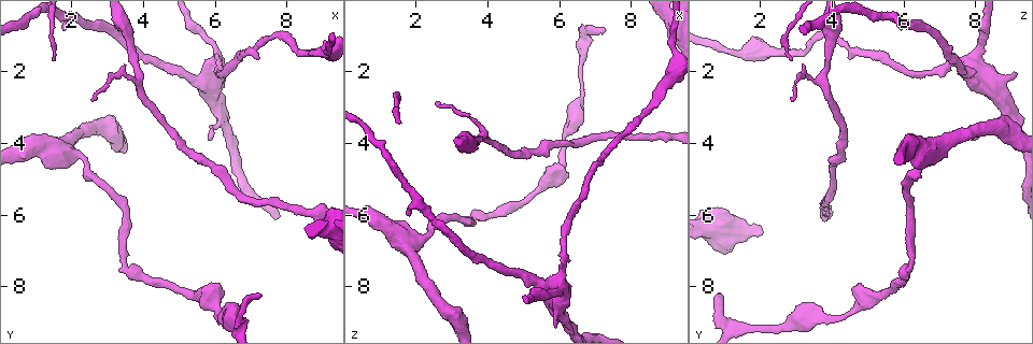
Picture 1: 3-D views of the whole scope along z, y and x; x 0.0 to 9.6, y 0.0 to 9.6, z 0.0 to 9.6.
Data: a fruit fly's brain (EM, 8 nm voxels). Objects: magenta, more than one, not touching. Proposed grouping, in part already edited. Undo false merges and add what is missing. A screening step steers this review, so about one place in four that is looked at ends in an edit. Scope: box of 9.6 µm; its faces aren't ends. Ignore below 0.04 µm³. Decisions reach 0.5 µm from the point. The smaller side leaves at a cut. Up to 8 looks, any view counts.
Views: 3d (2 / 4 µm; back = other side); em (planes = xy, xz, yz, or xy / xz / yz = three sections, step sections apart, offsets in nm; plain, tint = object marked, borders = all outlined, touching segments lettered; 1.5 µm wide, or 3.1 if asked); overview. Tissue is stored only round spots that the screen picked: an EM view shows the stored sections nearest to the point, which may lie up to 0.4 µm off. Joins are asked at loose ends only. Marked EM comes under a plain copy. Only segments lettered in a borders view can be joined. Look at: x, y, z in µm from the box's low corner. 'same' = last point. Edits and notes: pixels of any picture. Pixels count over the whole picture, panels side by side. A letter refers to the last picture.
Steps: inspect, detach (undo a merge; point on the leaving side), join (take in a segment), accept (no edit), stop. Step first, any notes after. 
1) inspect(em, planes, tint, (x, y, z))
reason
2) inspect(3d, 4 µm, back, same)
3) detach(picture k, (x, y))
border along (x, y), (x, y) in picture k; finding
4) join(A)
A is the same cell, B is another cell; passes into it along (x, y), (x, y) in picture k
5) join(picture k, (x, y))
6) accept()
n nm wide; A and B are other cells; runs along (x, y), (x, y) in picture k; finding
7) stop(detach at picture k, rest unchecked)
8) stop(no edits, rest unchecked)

inspect(em, planes, borders, (7.30, 8.15, 0.85))
free end

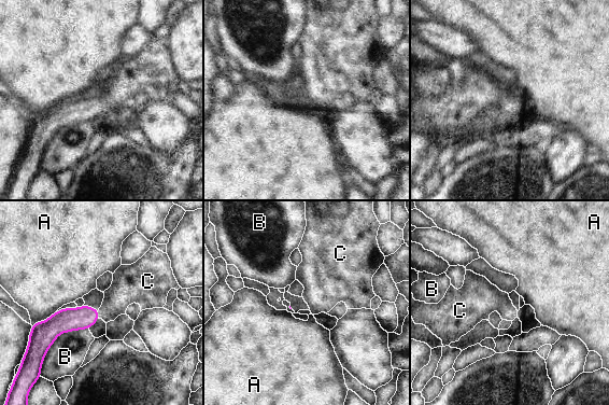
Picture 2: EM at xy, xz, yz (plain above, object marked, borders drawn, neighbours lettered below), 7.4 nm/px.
join(C)
C is the same cell, A and B are other cells; passes into it along (66, 320), (98, 315), (123, 292) in picture 2; the cell continues

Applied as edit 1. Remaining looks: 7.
inspect(overview)
redraw

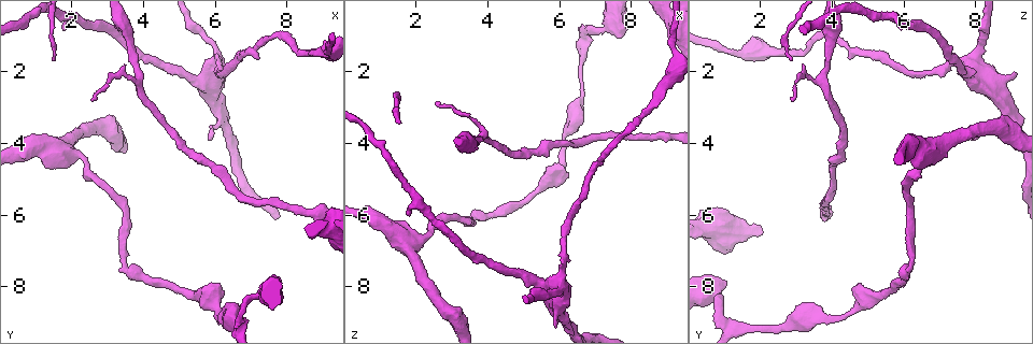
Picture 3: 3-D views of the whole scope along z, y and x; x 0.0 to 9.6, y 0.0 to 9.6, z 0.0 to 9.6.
inspect(3d, 2 µm, (6.10, 8.90, 4.10))
thin neck

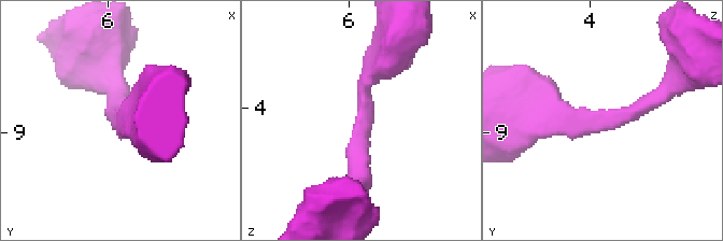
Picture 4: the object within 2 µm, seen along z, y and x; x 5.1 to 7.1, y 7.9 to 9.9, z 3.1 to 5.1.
inspect(em, planes, tint, (6.10, 8.90, 4.16))
arms of 280, 340 nm; need the tissue

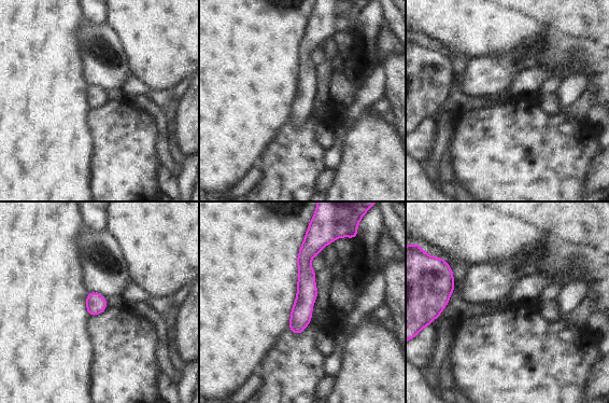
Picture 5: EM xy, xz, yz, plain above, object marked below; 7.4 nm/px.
inspect(em, planes, borders, same)

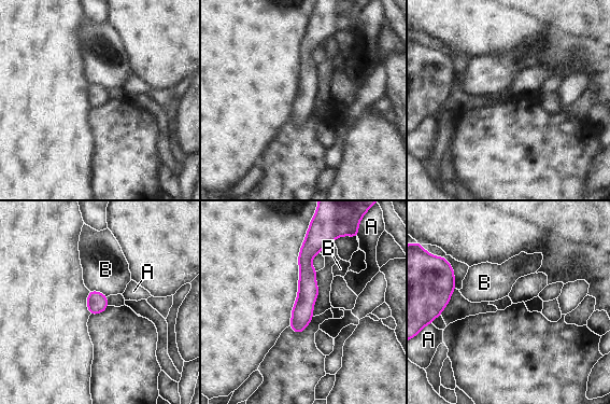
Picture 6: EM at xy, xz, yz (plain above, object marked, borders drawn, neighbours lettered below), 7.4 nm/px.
accept()
160 nm wide; A and B are other cells; runs along (309, 239), (307, 297), (298, 330) in picture 6; all the same cell

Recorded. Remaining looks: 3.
inspect(3d, 2 µm, (5.95, 2.00, 9.20))
an open end

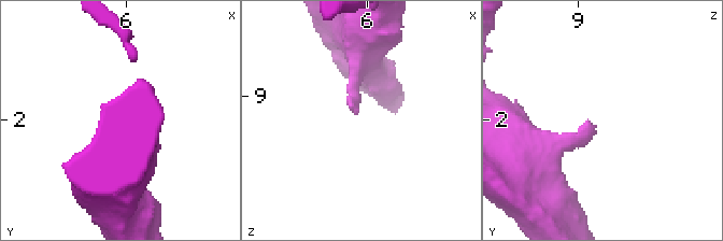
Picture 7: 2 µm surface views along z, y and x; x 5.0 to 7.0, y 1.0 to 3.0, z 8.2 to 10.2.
inspect(em, planes, borders, (5.94, 2.04, 9.14))

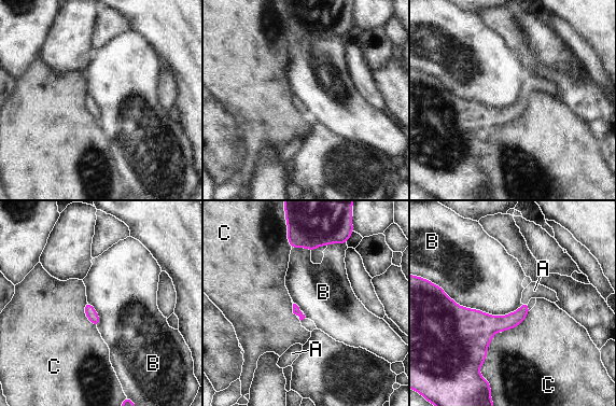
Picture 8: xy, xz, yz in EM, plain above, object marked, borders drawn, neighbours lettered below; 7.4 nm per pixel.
join(A)
A is the same cell, B and C are other cells; it goes on there

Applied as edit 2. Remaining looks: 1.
stop(join at picture 2, join at picture 8, rest unchecked)

